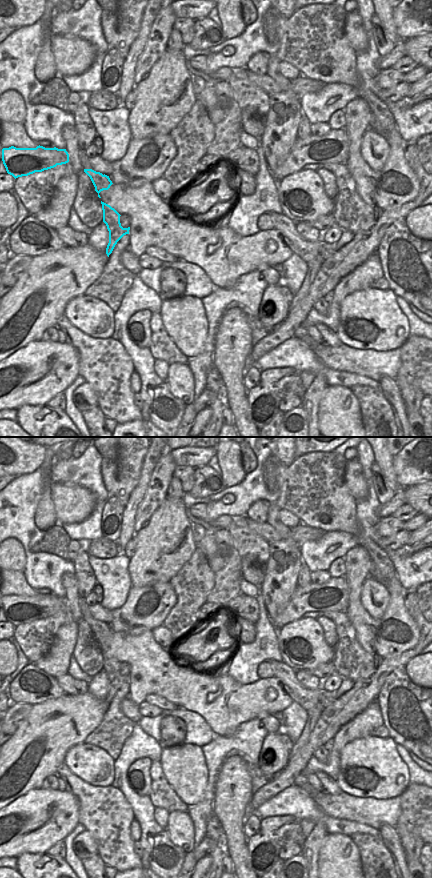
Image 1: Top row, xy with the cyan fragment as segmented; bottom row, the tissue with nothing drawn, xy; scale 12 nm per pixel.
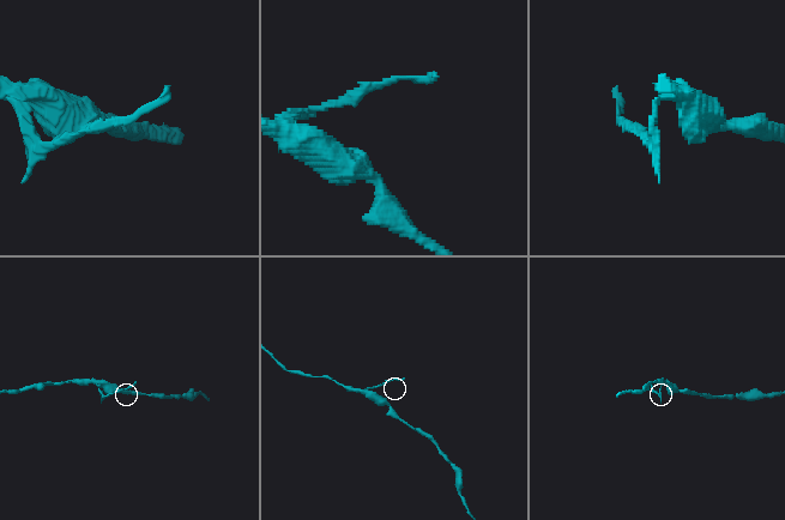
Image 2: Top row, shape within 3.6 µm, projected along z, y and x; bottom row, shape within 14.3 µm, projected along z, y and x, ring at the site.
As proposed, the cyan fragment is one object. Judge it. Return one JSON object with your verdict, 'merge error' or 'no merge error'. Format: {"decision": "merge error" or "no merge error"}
{"decision": "merge error"}

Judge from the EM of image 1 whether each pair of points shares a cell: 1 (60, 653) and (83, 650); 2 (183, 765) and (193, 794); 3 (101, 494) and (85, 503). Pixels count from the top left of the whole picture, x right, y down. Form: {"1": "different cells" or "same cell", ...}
{"1": "different cells", "2": "same cell", "3": "different cells"}

